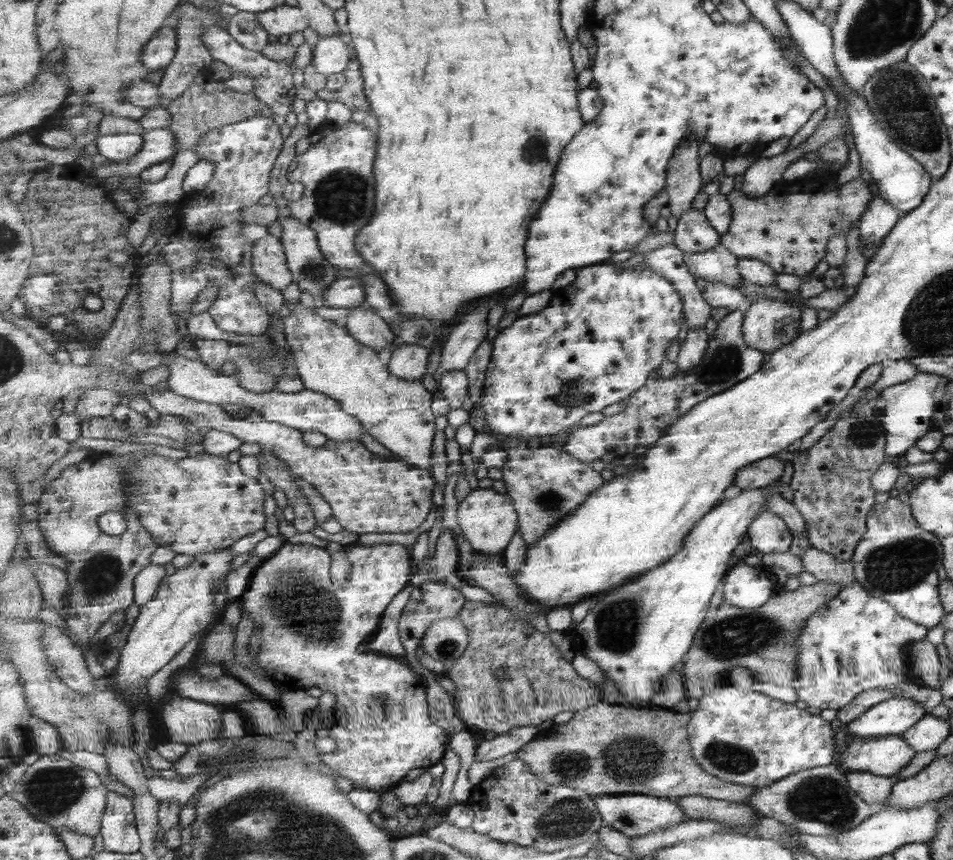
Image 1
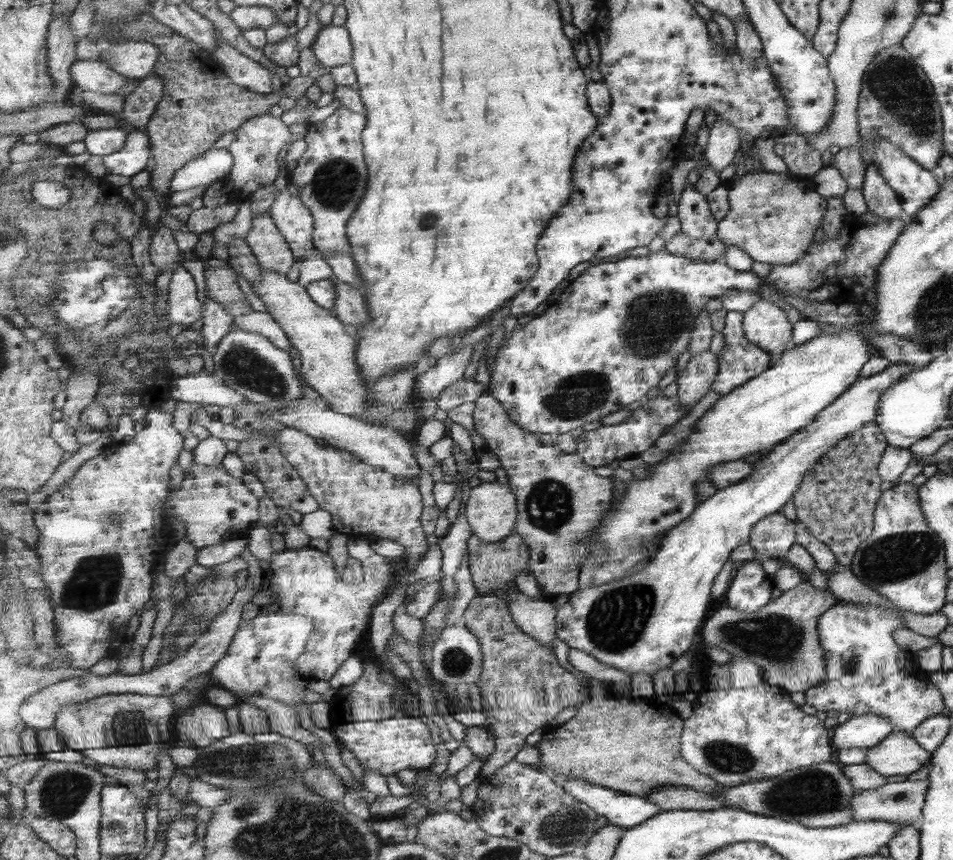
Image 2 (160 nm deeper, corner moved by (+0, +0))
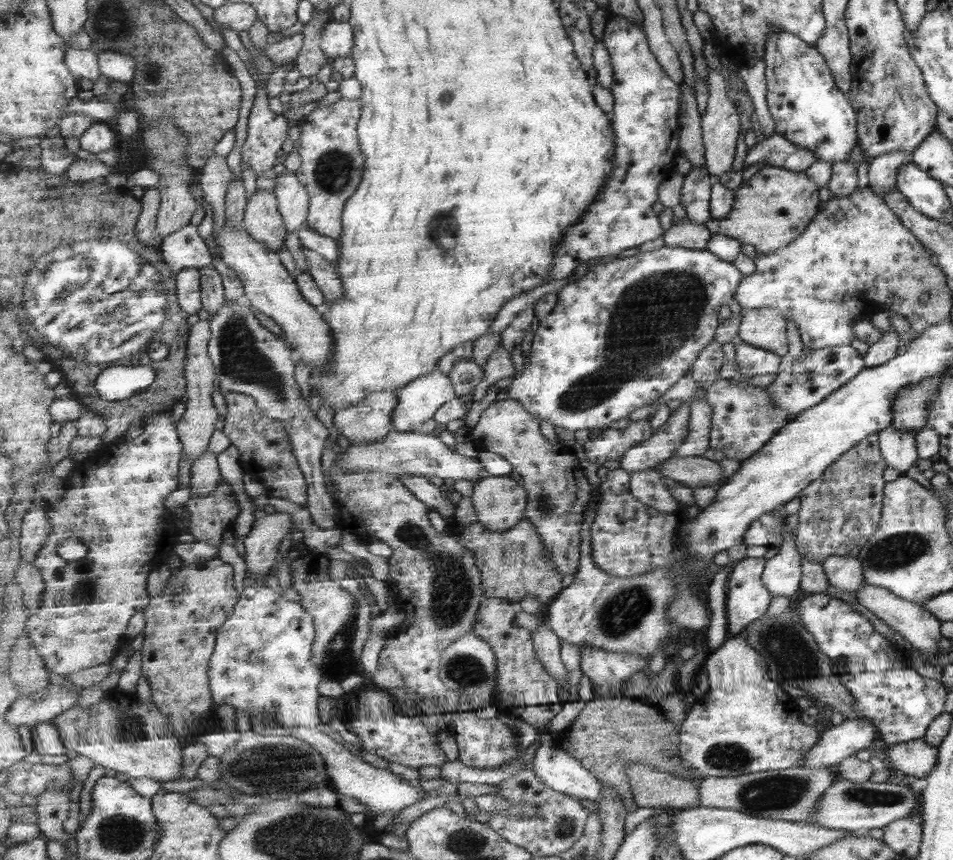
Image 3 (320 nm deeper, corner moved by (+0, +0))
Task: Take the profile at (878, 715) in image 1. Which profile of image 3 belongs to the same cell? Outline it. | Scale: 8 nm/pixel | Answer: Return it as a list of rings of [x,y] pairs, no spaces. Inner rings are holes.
[[[865,719],[843,720],[822,732],[801,758],[800,766],[807,768],[832,768],[847,757],[853,757],[857,750],[872,744],[875,726]]]

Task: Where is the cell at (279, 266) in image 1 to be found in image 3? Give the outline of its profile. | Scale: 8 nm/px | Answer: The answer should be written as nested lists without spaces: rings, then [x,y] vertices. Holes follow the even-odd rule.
[[[259,189],[248,199],[244,227],[248,233],[264,246],[279,252],[281,244],[285,244],[288,228],[284,216],[281,215],[276,191]]]

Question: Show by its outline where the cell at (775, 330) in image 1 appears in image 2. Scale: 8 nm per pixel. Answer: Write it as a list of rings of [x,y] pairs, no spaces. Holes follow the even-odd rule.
[[[760,300],[744,313],[744,331],[747,338],[774,357],[788,349],[791,327],[785,313],[771,302]]]

